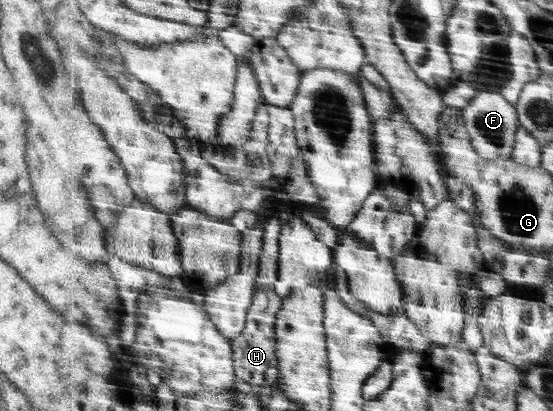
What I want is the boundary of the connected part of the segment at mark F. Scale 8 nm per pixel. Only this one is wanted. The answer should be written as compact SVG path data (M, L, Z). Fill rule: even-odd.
M480 91L480 94L464 109L472 144L481 157L487 160L509 159L513 157L520 130L520 115L513 103L509 103L501 93Z

